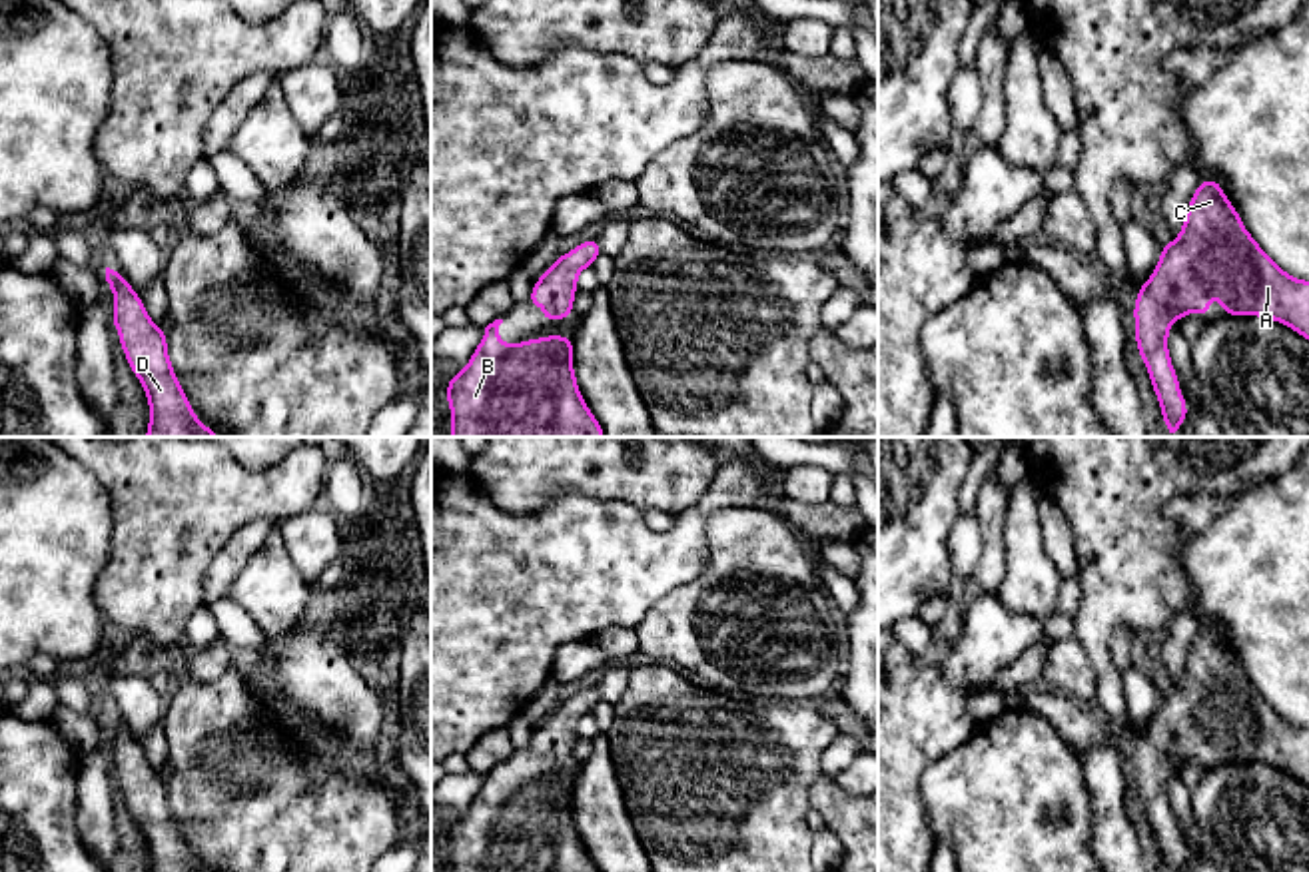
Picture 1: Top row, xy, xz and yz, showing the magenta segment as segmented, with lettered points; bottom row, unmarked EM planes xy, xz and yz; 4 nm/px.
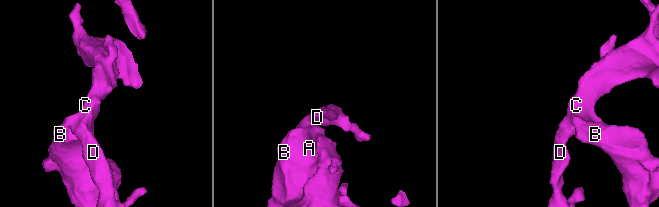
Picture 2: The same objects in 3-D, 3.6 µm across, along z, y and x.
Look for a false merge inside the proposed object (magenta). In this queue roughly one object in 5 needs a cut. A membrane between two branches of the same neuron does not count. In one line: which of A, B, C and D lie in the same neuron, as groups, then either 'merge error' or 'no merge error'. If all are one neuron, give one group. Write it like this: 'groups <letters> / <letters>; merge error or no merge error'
groups A B C D; no merge error

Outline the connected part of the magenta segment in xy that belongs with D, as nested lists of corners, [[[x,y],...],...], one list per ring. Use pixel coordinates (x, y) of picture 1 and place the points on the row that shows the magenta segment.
[[[106,267],[106,281],[116,297],[112,323],[120,331],[120,345],[148,395],[146,437],[221,437],[194,415],[192,403],[172,369],[166,331],[146,313],[140,295],[122,273],[110,267]]]

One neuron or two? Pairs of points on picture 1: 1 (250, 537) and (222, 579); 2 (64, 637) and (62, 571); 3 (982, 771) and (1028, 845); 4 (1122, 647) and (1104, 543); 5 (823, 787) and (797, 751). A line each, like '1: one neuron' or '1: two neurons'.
1: one neuron
2: one neuron
3: one neuron
4: two neurons
5: two neurons

